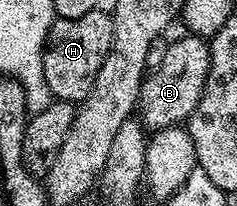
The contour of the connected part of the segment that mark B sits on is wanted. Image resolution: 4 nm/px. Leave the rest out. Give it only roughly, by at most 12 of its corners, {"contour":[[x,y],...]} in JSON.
{"contour":[[184,35],[145,76],[145,130],[183,126],[204,94],[211,44]]}

